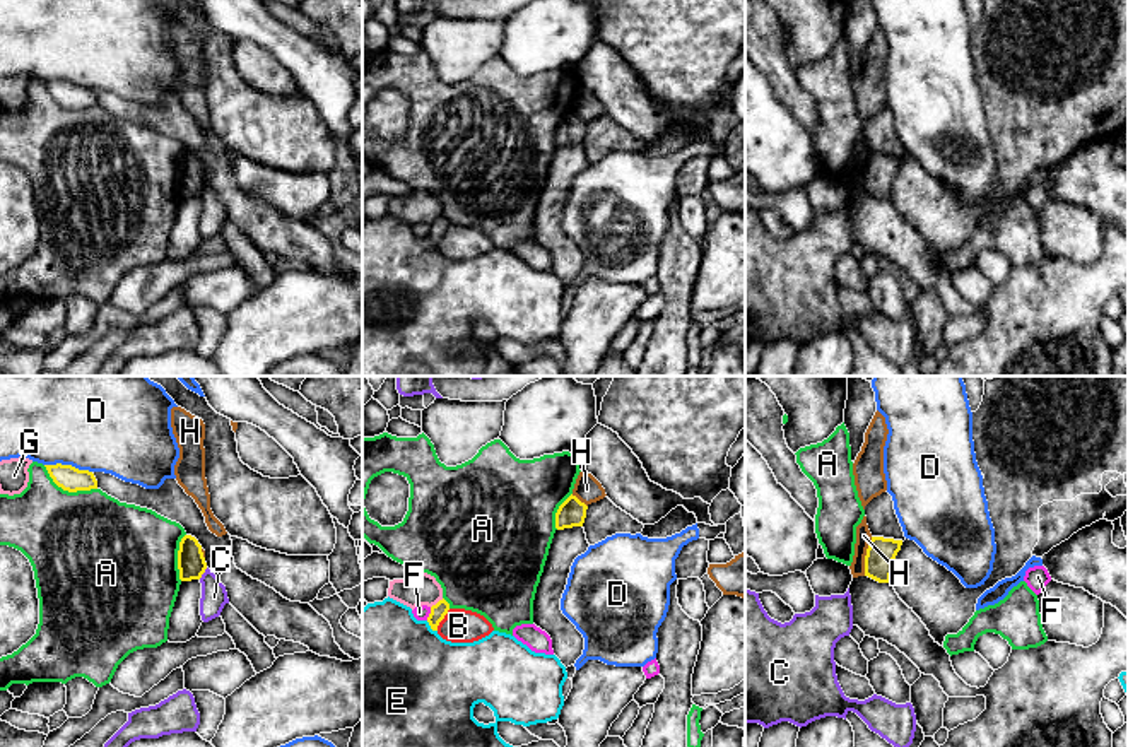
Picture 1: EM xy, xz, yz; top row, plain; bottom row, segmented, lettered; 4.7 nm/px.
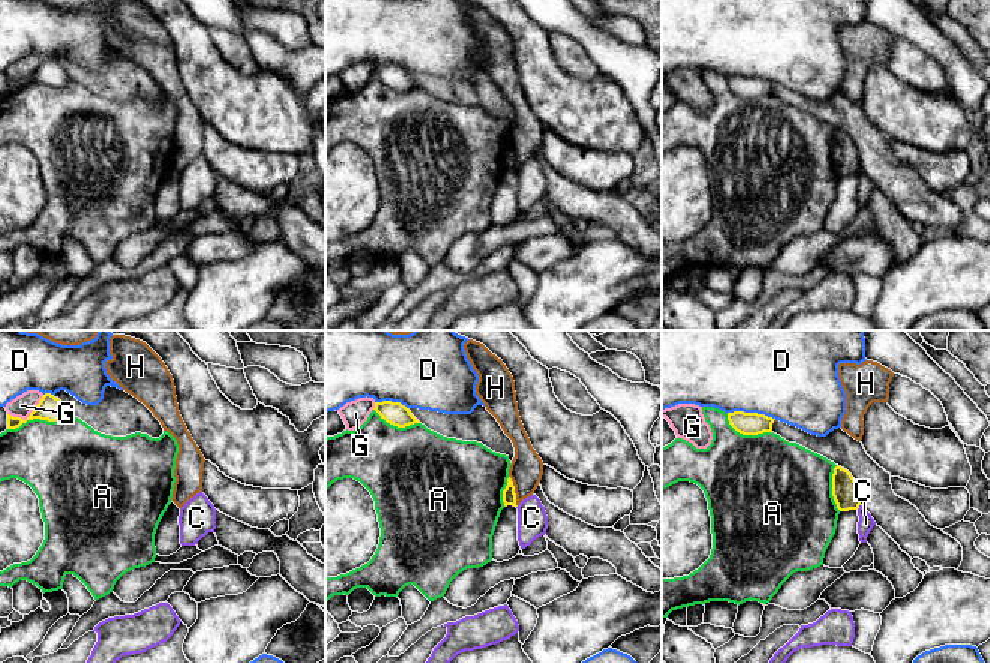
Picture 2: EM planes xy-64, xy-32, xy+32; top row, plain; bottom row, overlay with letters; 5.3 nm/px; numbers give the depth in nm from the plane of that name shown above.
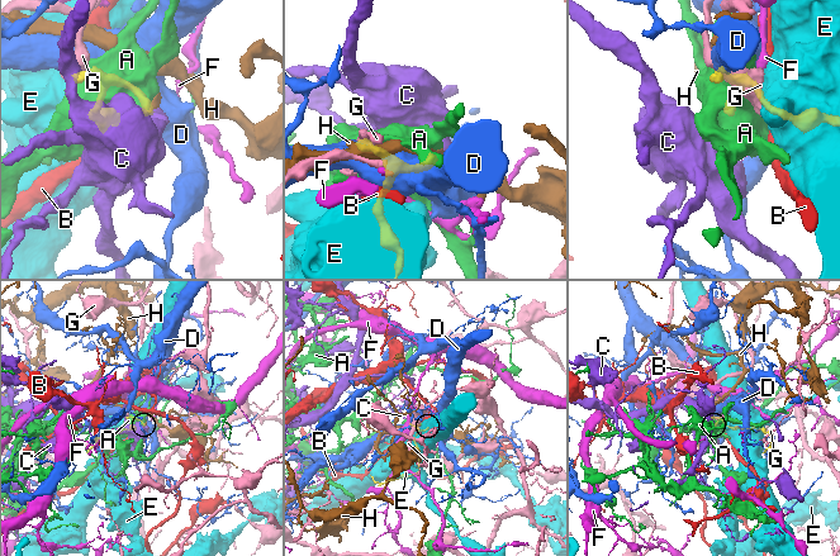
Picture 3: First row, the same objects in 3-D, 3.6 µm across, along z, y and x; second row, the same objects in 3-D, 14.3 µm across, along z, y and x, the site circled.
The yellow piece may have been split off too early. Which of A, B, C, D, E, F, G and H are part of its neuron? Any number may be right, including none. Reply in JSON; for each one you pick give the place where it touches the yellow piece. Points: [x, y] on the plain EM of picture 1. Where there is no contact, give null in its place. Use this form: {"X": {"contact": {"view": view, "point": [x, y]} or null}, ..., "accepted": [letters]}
{"accepted": []}

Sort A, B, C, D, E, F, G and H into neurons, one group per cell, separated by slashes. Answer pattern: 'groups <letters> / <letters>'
groups A / B / C / D / E / F / G / H

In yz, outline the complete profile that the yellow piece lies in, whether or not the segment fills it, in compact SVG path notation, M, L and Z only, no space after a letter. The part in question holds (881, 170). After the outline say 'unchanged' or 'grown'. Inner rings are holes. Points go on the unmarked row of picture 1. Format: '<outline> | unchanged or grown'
M872 154L865 173L865 193L889 200L892 191L892 179L901 168L902 157Z | unchanged

